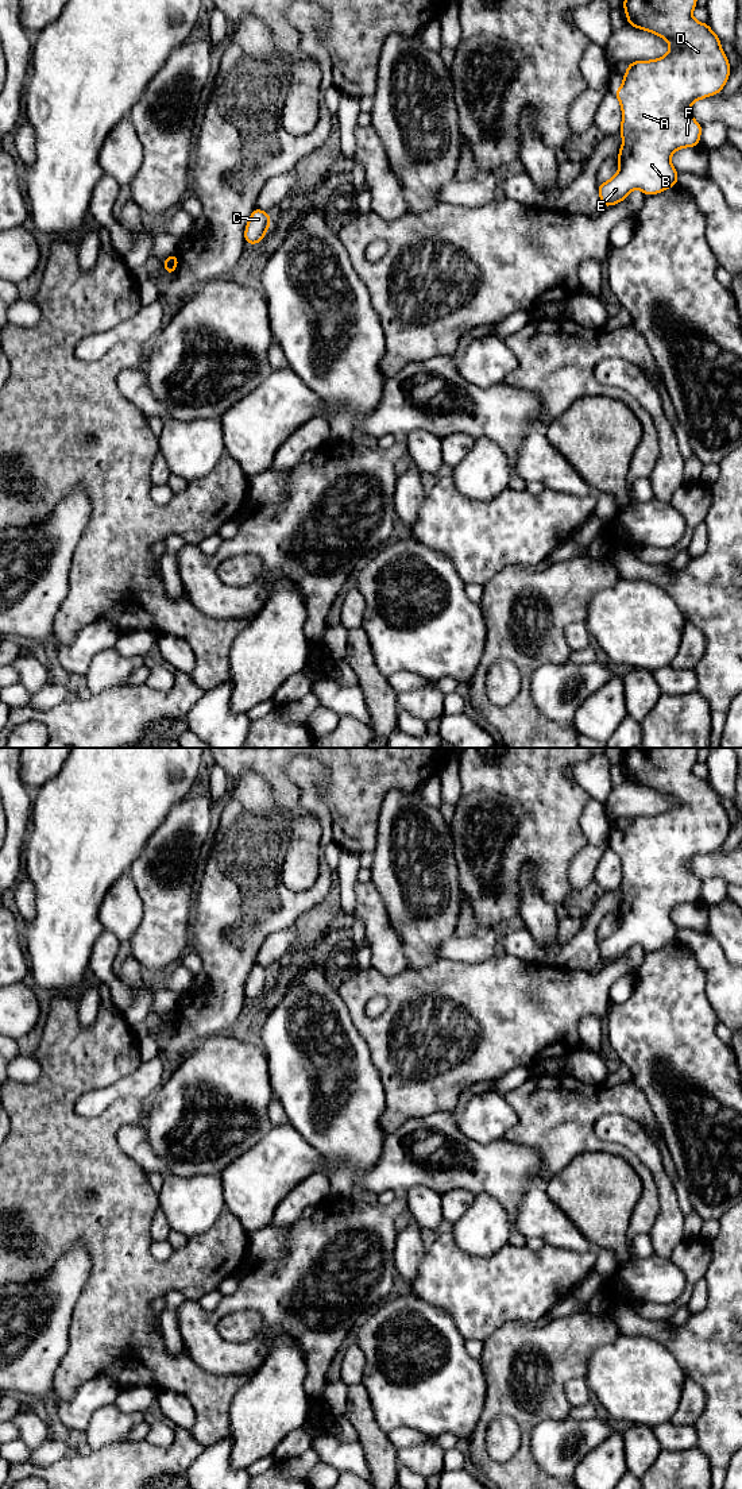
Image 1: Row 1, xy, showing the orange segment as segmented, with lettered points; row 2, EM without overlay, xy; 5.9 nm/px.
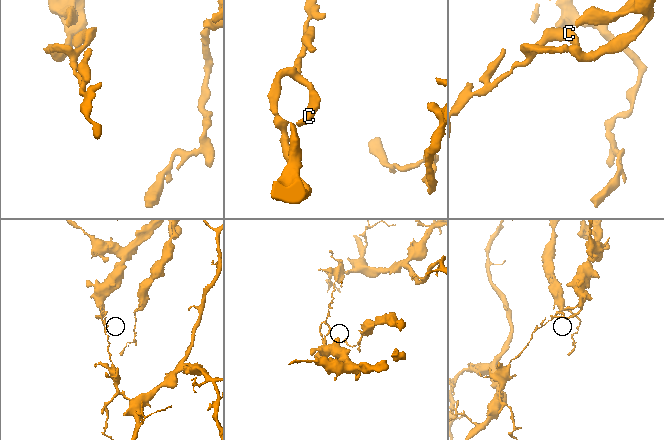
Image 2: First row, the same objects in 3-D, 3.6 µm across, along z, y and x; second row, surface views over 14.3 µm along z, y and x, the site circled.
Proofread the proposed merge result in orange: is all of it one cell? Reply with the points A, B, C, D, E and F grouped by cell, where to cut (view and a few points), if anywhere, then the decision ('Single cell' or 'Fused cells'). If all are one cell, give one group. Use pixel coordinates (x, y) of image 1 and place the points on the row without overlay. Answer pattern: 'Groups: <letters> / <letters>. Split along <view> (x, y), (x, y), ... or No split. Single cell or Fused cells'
Groups: A B D E F / C. Split along xy (167, 1014), (165, 1023). Fused cells

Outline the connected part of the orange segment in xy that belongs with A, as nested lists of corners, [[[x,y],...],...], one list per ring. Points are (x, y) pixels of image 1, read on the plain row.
[[[625,748],[627,780],[664,794],[670,805],[661,814],[630,818],[621,844],[614,846],[622,863],[623,899],[617,930],[598,941],[602,964],[625,957],[633,945],[653,952],[677,941],[679,929],[670,913],[676,906],[699,902],[703,883],[691,872],[691,860],[720,849],[729,836],[731,823],[719,792],[708,779],[692,774],[697,749]]]

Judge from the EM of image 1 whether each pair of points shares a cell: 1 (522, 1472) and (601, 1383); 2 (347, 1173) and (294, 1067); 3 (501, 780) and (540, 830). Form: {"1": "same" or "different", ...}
{"1": "different", "2": "same", "3": "same"}

